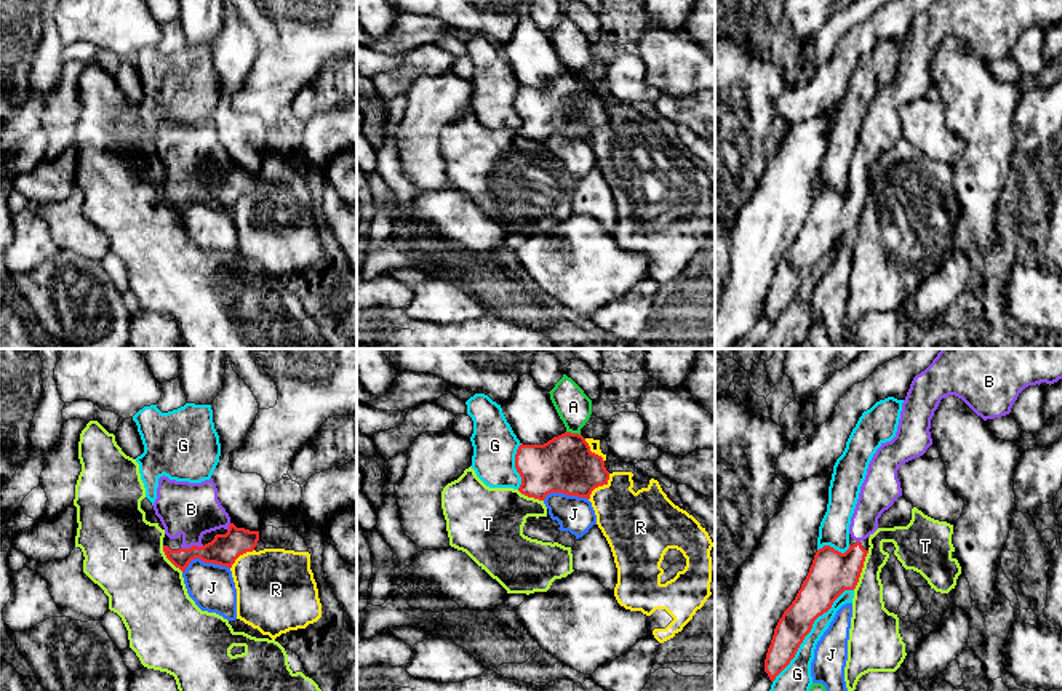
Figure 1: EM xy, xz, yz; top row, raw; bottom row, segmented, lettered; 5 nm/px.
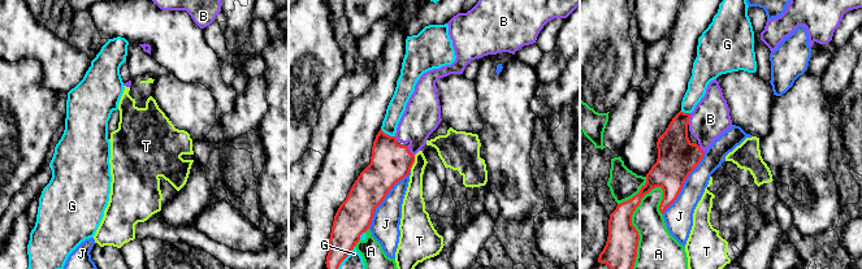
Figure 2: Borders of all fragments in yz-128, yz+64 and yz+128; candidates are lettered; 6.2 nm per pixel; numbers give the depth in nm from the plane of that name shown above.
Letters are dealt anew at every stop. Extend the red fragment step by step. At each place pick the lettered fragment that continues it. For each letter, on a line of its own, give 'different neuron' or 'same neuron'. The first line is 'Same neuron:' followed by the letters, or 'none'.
Same neuron: B
A: different neuron
B: same neuron
G: different neuron
J: different neuron
R: different neuron
T: different neuron

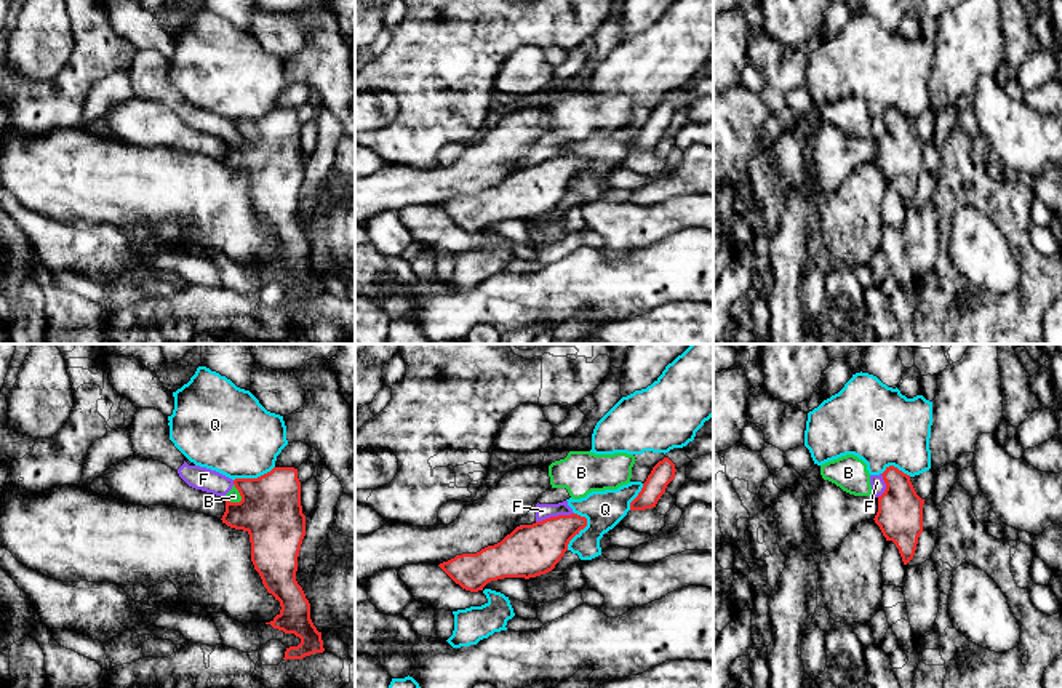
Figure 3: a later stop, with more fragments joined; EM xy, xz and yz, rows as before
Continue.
Same neuron: none
B: different neuron
F: different neuron
Q: different neuron

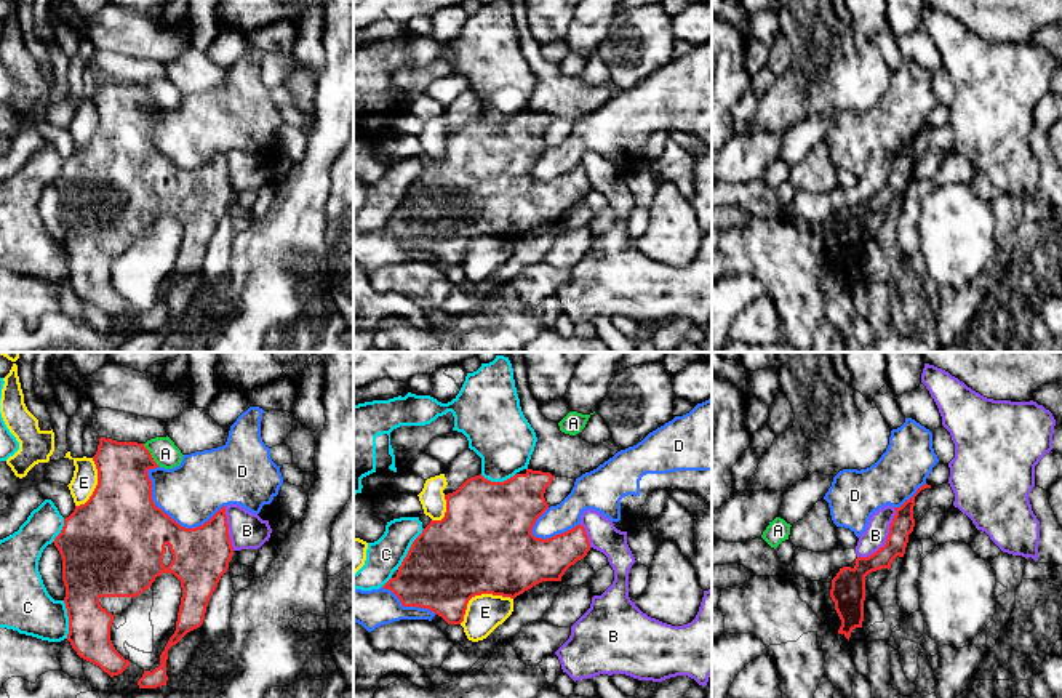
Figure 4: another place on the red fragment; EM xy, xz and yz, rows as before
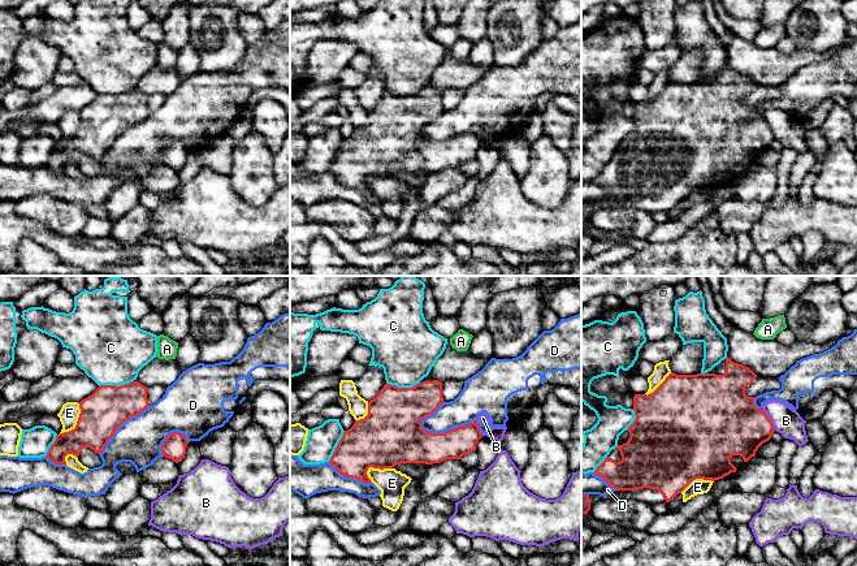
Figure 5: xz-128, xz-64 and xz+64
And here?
Same neuron: none
A: different neuron
B: different neuron
C: different neuron
D: different neuron
E: different neuron

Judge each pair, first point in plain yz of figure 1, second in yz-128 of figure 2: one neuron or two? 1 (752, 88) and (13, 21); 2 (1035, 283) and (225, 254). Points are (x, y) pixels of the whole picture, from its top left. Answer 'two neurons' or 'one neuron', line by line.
1: two neurons
2: two neurons

